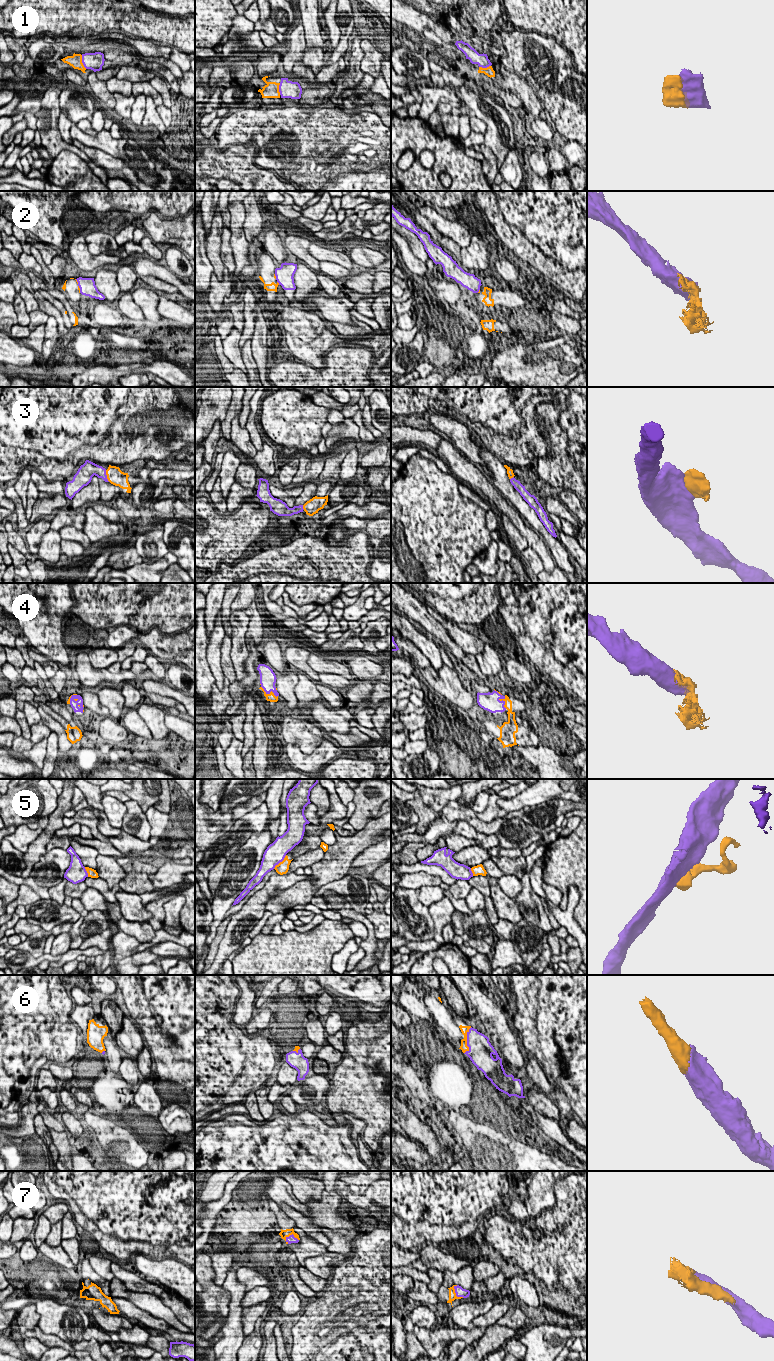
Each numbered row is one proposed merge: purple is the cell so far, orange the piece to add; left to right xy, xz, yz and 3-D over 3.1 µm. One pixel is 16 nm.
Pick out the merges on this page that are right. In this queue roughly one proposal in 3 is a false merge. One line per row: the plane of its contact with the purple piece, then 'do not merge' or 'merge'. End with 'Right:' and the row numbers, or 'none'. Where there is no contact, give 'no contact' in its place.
1: meets purple in xy; do not merge
2: meets purple in xz; do not merge
3: meets purple in xy; do not merge
4: meets purple in yz; merge
5: meets purple in xz; merge
6: meets purple in yz; merge
7: meets purple in xz; merge
Right: 4, 5, 6, 7

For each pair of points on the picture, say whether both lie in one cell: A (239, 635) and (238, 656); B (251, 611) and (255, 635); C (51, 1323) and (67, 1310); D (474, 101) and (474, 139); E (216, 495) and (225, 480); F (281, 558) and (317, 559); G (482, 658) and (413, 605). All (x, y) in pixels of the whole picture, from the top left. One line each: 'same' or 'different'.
A: same
B: same
C: same
D: different
E: different
F: same
G: different

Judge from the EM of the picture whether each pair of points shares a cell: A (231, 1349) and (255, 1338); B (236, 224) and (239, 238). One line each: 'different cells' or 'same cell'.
A: different cells
B: same cell

